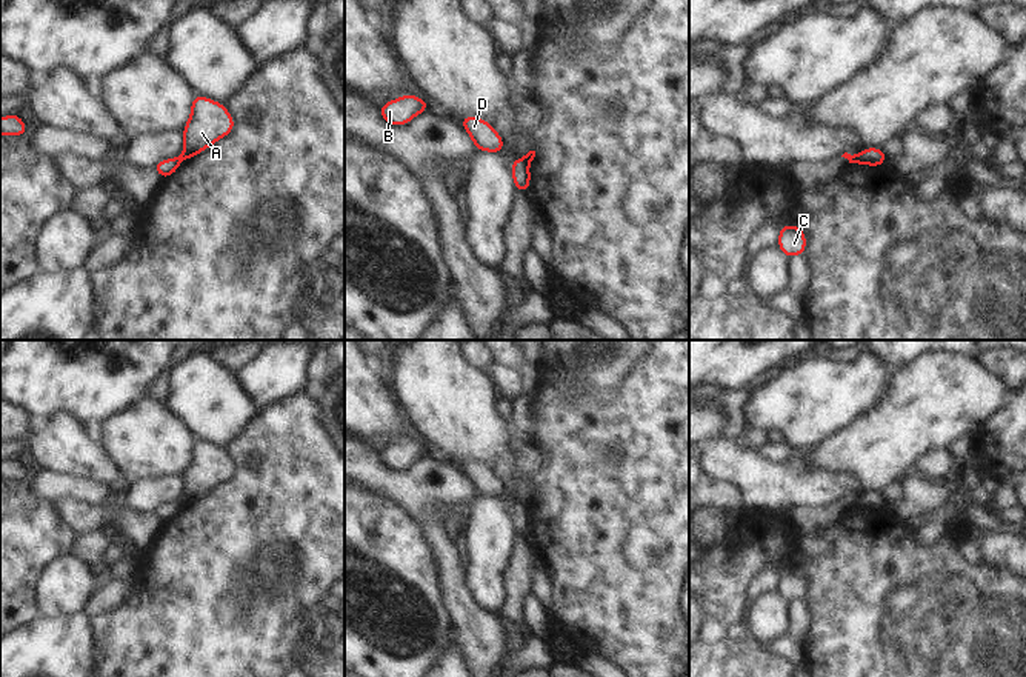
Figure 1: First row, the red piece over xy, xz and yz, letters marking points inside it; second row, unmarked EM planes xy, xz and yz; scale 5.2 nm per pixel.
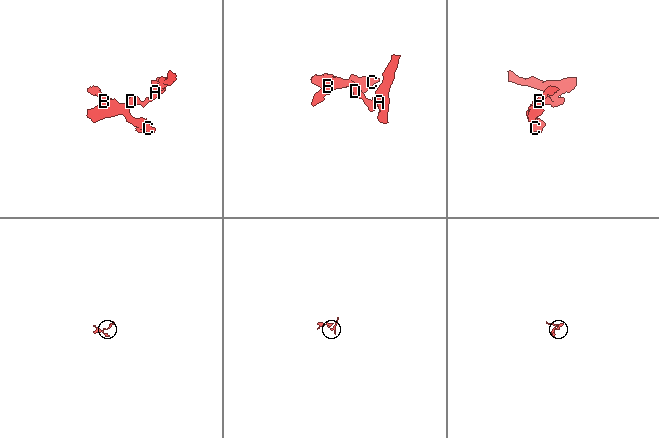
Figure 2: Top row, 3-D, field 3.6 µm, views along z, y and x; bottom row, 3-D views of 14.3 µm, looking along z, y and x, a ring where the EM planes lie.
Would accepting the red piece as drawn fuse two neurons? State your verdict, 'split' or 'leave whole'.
split

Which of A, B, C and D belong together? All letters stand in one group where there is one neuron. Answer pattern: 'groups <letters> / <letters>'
groups A / B C D

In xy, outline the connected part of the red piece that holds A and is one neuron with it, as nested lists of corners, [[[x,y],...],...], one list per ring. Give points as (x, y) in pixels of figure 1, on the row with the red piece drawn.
[[[195,95],[191,105],[189,118],[183,128],[183,152],[180,160],[185,162],[198,155],[202,151],[225,138],[235,128],[235,122],[226,105],[212,98]]]

